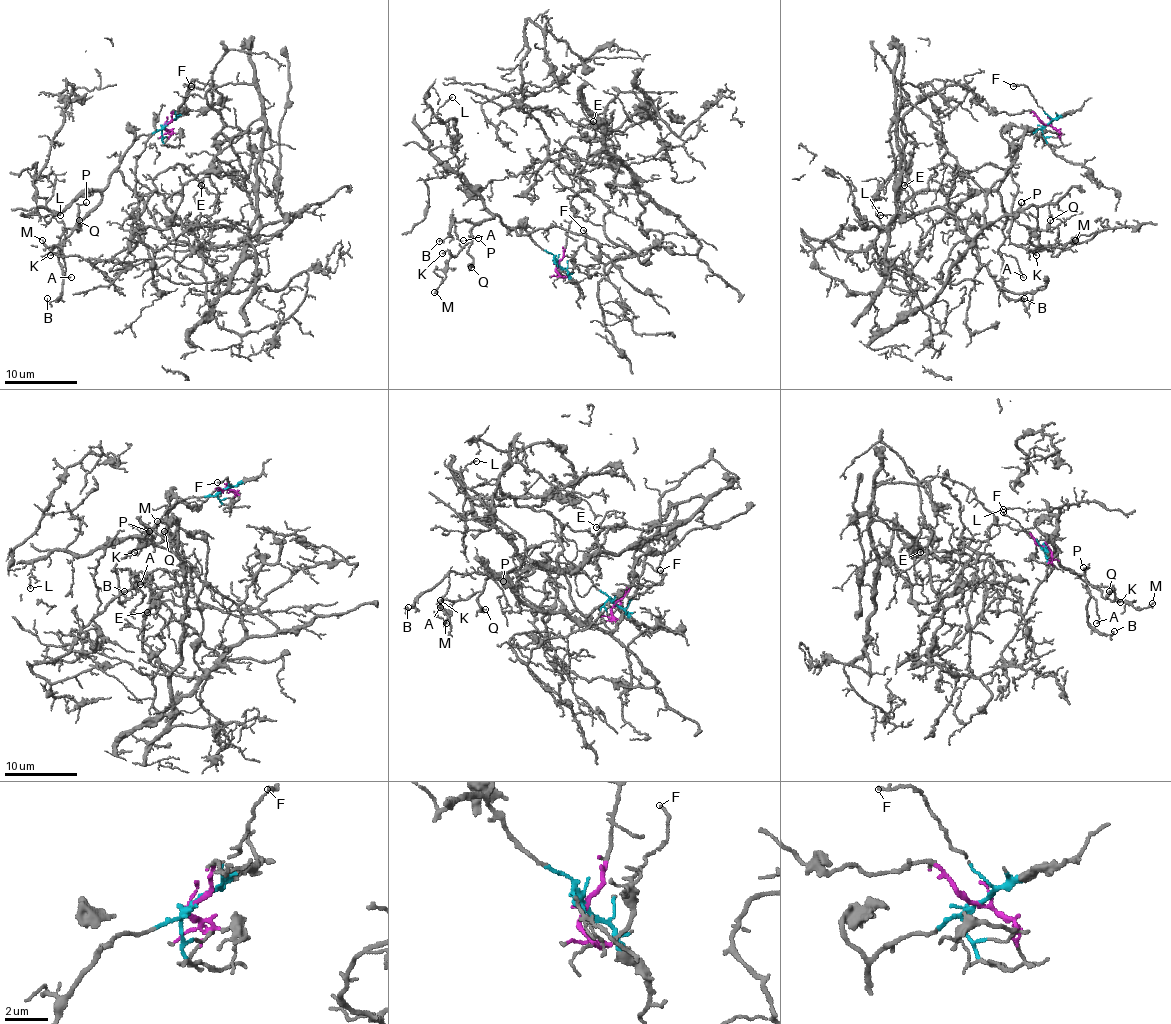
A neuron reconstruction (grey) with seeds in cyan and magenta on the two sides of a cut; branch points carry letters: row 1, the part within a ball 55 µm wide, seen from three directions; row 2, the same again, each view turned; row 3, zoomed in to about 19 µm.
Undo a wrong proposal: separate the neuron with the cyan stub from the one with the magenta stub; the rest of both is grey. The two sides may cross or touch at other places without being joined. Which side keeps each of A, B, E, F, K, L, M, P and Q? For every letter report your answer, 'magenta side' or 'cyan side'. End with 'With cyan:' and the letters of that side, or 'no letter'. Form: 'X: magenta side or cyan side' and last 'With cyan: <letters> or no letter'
A: cyan side
B: cyan side
E: magenta side
F: cyan side
K: cyan side
L: cyan side
M: cyan side
P: cyan side
Q: cyan side
With cyan: A, B, F, K, L, M, P, Q

